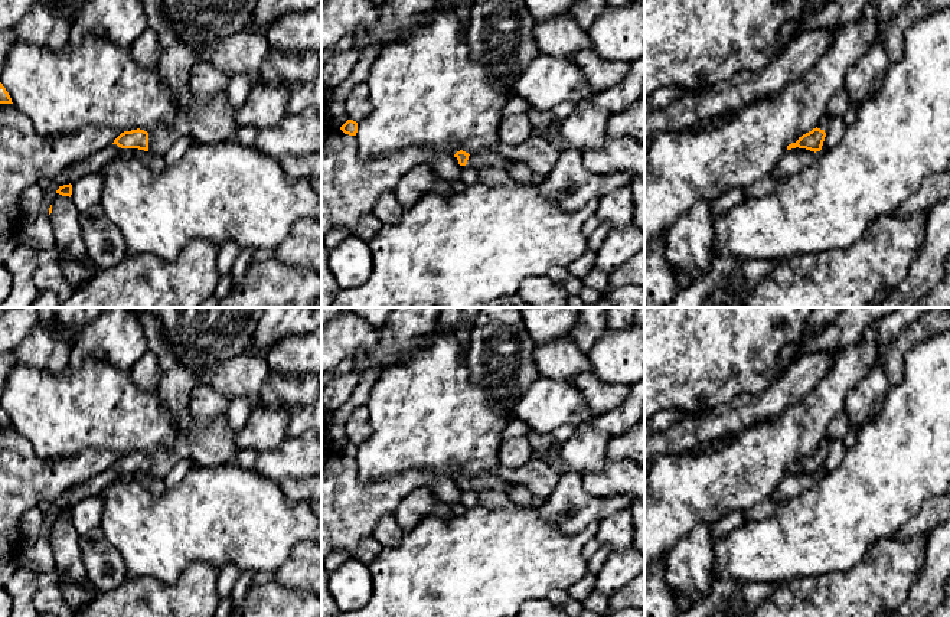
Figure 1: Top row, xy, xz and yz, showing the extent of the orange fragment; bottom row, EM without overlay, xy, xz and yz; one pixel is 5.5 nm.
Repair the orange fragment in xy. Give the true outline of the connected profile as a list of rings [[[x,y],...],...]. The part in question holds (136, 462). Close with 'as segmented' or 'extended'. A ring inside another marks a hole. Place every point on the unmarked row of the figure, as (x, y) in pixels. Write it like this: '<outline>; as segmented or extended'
[[[226,415],[218,417],[209,425],[193,418],[190,427],[177,435],[170,450],[159,447],[153,454],[131,453],[121,456],[112,467],[134,474],[148,474],[164,479],[182,458],[190,458],[199,466],[219,466],[235,460],[236,434],[231,430]]]; extended

